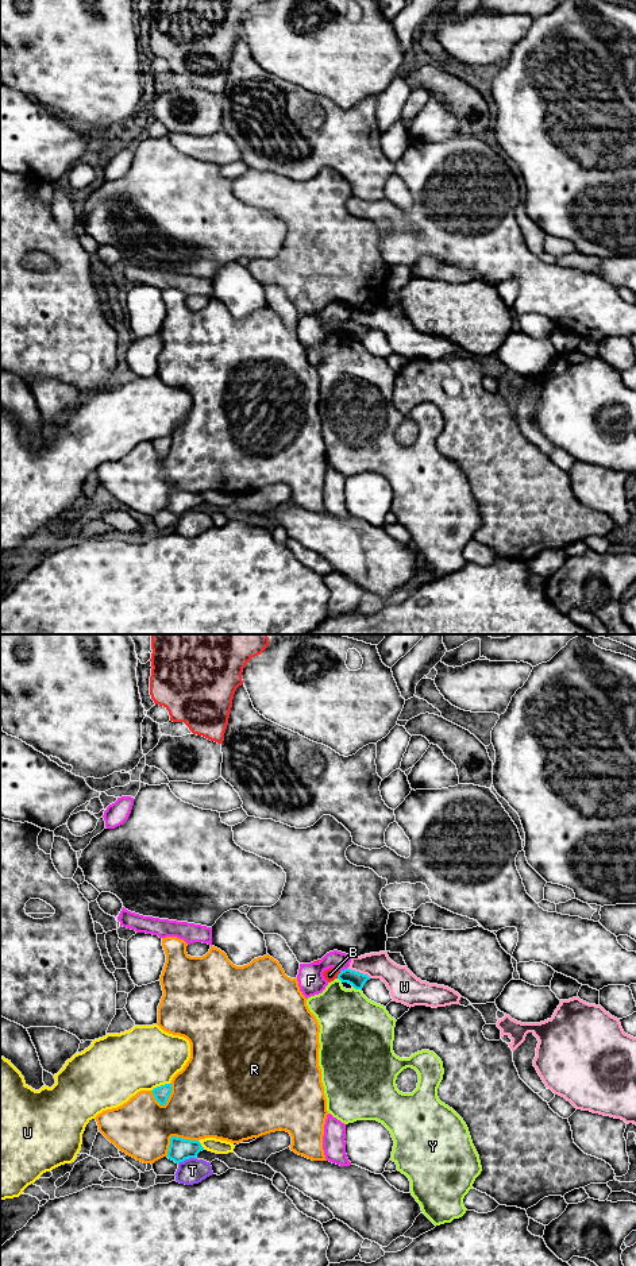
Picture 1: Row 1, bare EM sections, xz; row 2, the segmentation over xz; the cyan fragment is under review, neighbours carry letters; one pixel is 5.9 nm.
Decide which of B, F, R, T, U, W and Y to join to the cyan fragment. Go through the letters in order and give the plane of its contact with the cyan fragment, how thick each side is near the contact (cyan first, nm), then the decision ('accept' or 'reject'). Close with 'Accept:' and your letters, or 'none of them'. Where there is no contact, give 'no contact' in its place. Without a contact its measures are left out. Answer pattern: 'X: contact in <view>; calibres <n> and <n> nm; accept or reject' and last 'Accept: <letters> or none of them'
B: contact in xz; calibres 90 and 80 nm; reject
F: contact in xz; calibres 90 and 160 nm; reject
R: contact in xz; calibres 130 and 400 nm; reject
T: contact in xz; calibres 130 and 150 nm; reject
U: contact in xz; calibres 90 and 380 nm; reject
W: contact in xz; calibres 90 and 160 nm; reject
Y: contact in xz; calibres 90 and 400 nm; reject
Accept: none of them

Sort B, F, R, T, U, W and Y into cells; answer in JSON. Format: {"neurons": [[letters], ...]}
{"neurons": [["B"], ["F"], ["R"], ["T"], ["U"], ["W"], ["Y"]]}

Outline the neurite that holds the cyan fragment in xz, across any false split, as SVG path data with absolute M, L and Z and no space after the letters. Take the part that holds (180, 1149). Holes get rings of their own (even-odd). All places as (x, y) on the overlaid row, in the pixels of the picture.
M177 1136L170 1138L170 1146L167 1151L167 1158L174 1161L176 1163L184 1162L189 1158L196 1158L204 1147L198 1140L189 1140Z

